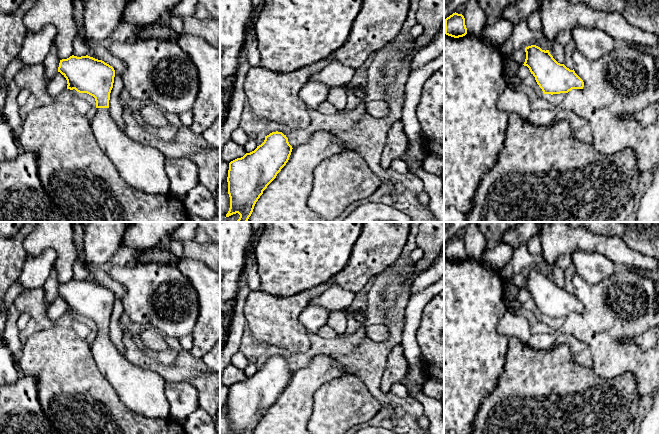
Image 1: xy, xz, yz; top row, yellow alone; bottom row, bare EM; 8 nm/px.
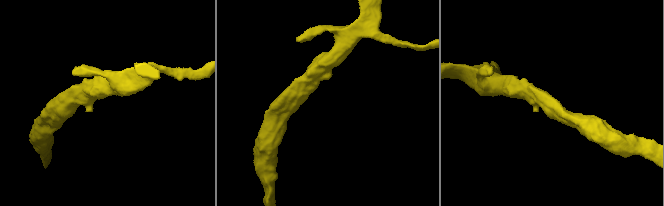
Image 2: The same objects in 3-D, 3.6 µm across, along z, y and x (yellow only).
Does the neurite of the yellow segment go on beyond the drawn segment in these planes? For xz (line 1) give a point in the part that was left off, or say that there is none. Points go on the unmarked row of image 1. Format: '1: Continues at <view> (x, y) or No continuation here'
1: No continuation here

